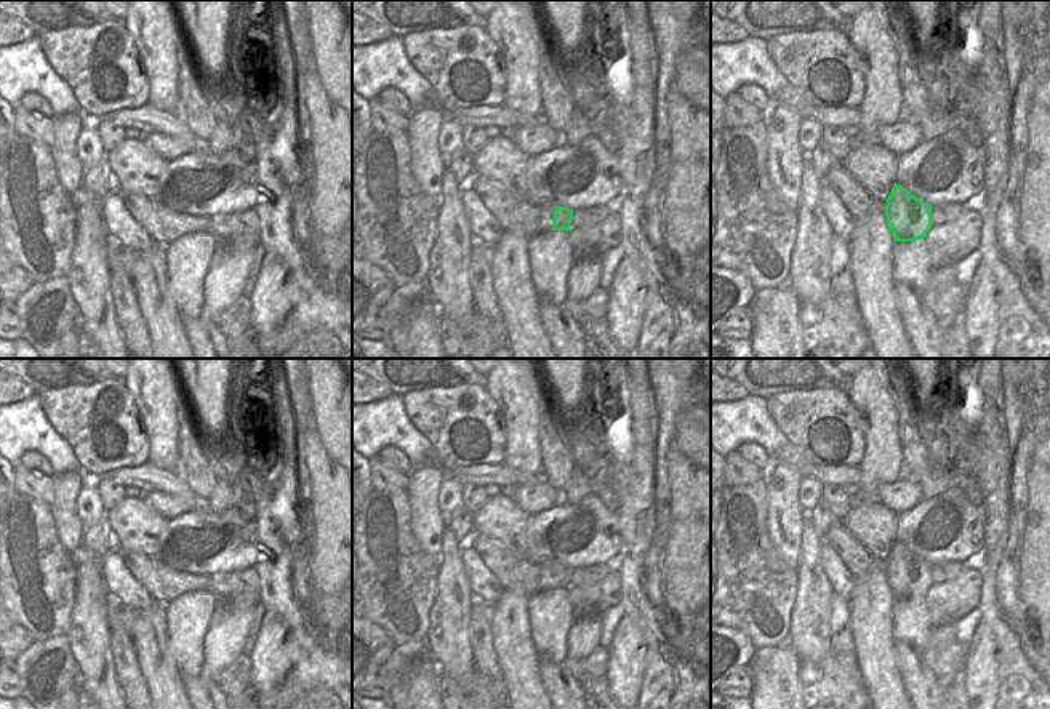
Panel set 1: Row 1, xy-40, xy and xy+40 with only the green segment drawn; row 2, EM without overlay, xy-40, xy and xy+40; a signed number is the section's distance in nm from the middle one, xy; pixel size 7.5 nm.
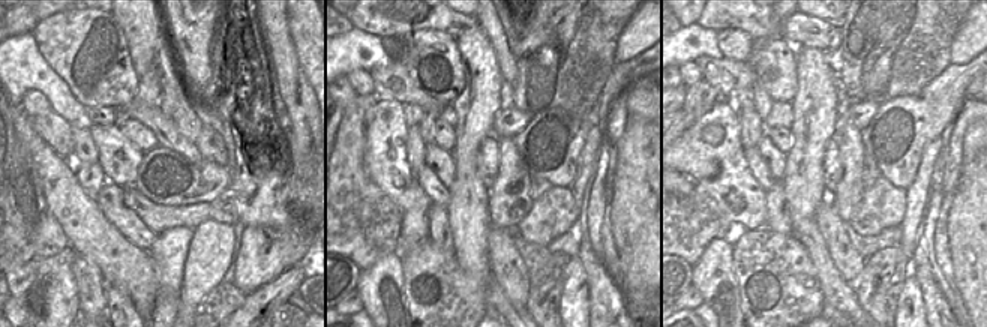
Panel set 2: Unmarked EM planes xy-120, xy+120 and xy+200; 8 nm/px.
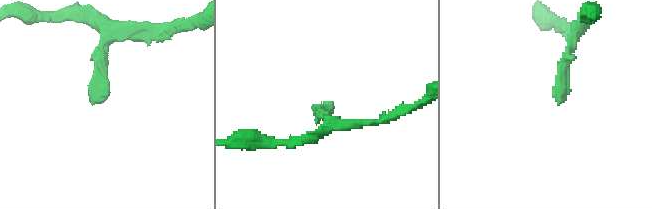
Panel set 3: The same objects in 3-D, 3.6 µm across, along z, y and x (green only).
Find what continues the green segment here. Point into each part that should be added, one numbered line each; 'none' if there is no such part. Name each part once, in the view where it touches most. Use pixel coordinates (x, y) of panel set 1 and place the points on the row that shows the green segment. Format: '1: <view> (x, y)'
none

